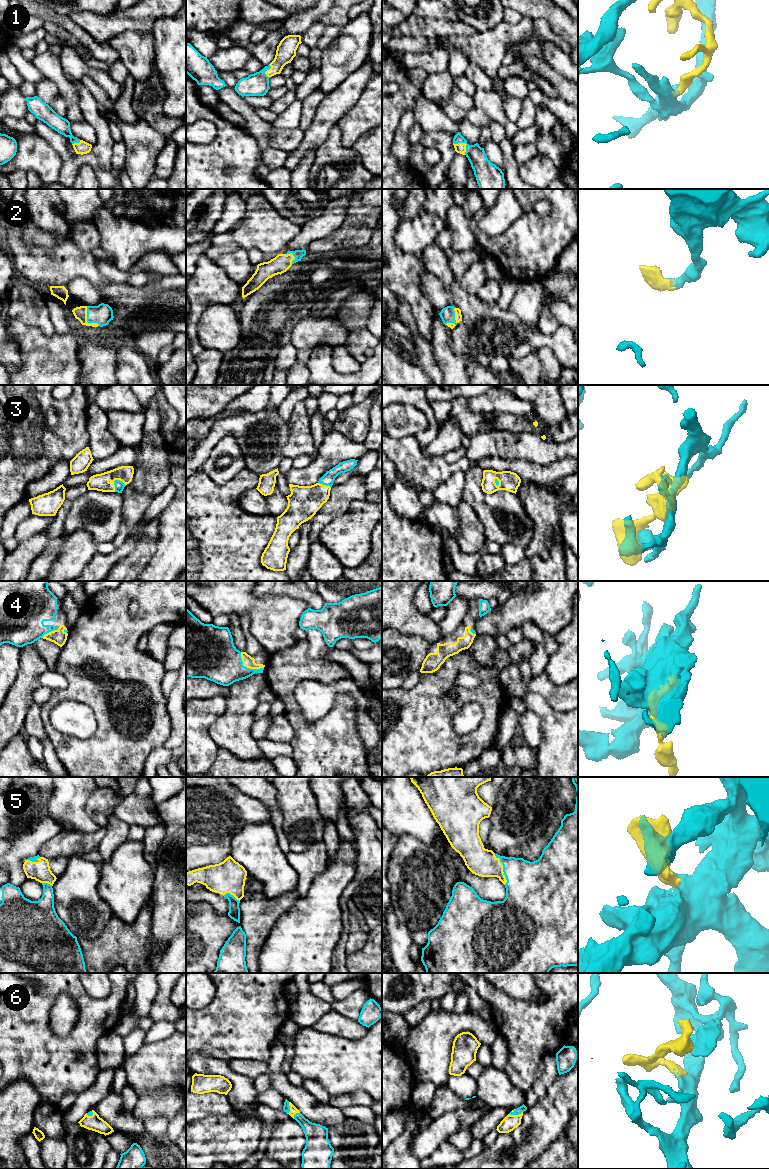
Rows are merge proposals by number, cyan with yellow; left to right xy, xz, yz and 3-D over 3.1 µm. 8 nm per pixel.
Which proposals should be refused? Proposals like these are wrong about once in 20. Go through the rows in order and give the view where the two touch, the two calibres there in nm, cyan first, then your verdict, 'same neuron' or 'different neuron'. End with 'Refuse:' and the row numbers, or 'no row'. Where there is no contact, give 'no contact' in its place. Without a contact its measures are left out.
1: contact in yz; calibres 160 and 80 nm; same neuron
2: contact in xy; calibres 160 and 110 nm; same neuron
3: contact in xy; calibres 80 and 140 nm; same neuron
4: contact in xz; calibres 360 and 90 nm; same neuron
5: contact in yz; calibres 380 and 220 nm; same neuron
6: contact in yz; calibres 50 and 120 nm; same neuron
Refuse: no row

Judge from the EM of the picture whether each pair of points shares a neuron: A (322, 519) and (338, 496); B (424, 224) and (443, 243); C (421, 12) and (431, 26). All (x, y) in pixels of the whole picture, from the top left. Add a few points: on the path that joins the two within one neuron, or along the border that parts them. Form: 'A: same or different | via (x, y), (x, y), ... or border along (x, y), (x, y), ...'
A: same | via (325, 513), (336, 502)
B: different | border along (445, 228), (438, 234), (433, 243)
C: different | border along (413, 13), (424, 19), (447, 19), (449, 21)

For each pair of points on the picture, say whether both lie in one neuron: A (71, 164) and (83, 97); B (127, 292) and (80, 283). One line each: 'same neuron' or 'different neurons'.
A: same neuron
B: different neurons

